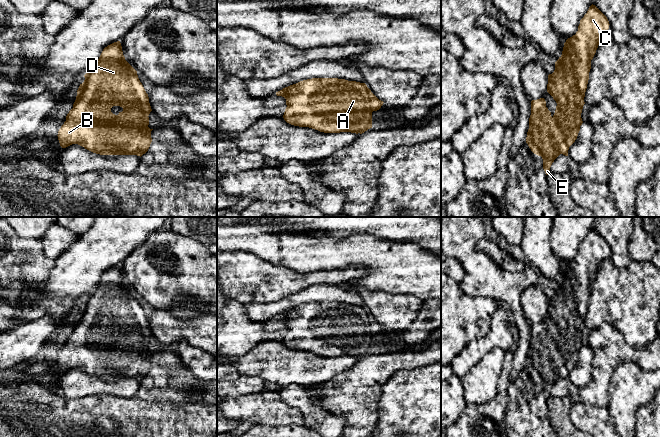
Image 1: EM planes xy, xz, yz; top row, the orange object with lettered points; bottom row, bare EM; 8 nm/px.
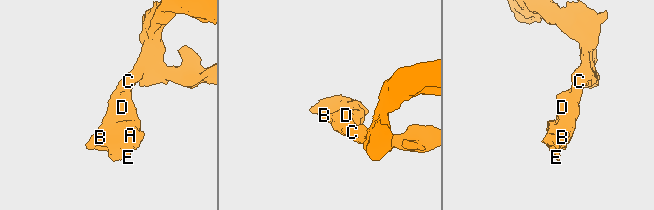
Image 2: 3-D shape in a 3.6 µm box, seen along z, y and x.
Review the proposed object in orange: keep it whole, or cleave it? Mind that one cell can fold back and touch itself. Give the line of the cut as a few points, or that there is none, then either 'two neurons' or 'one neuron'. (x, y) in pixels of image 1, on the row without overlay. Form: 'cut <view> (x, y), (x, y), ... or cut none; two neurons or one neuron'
cut none; one neuron

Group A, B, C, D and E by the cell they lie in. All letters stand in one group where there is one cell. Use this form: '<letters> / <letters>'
A B C D E

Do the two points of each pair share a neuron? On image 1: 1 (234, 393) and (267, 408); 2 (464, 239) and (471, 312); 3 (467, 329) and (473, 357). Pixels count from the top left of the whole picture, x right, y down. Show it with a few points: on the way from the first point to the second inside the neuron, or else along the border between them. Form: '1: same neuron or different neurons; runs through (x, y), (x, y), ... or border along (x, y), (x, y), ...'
1: different neurons; border along (264, 391), (227, 399)
2: different neurons; border along (458, 283), (468, 295), (487, 296), (492, 299)
3: different neurons; border along (490, 328), (484, 336), (473, 339), (454, 358)

